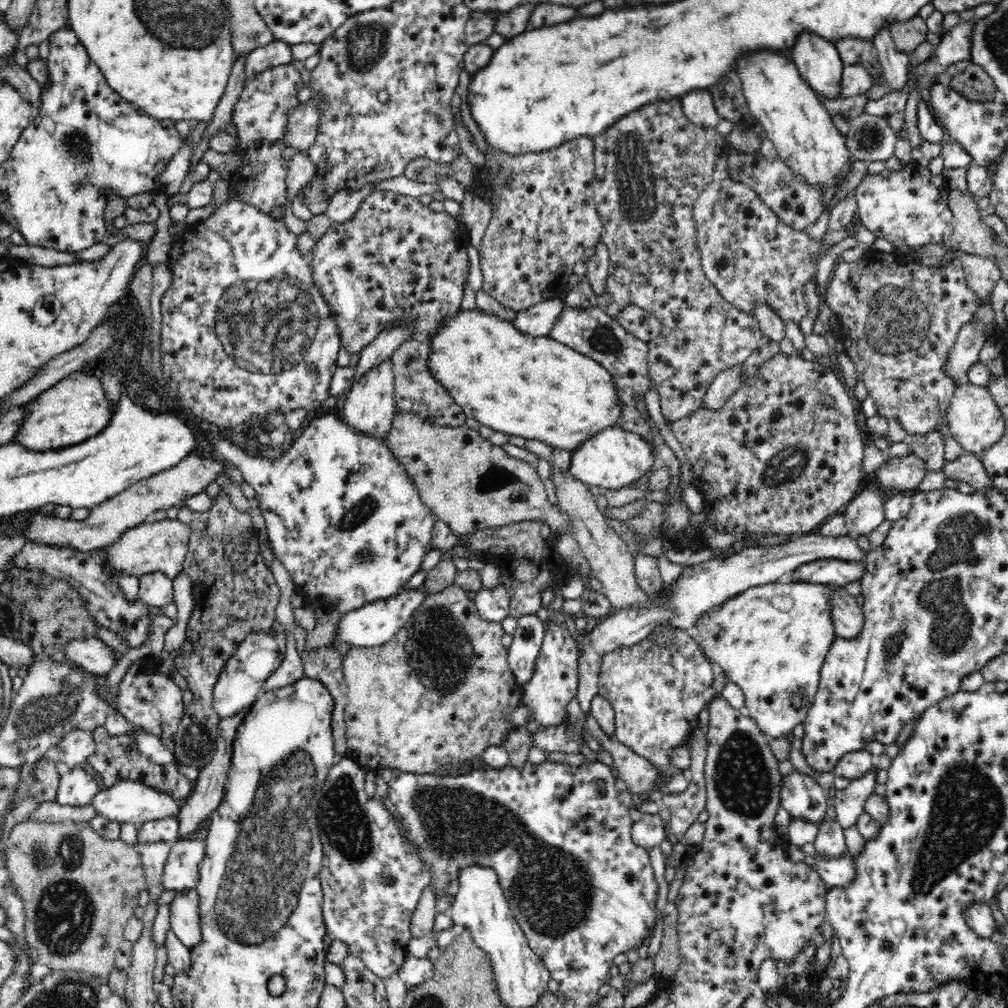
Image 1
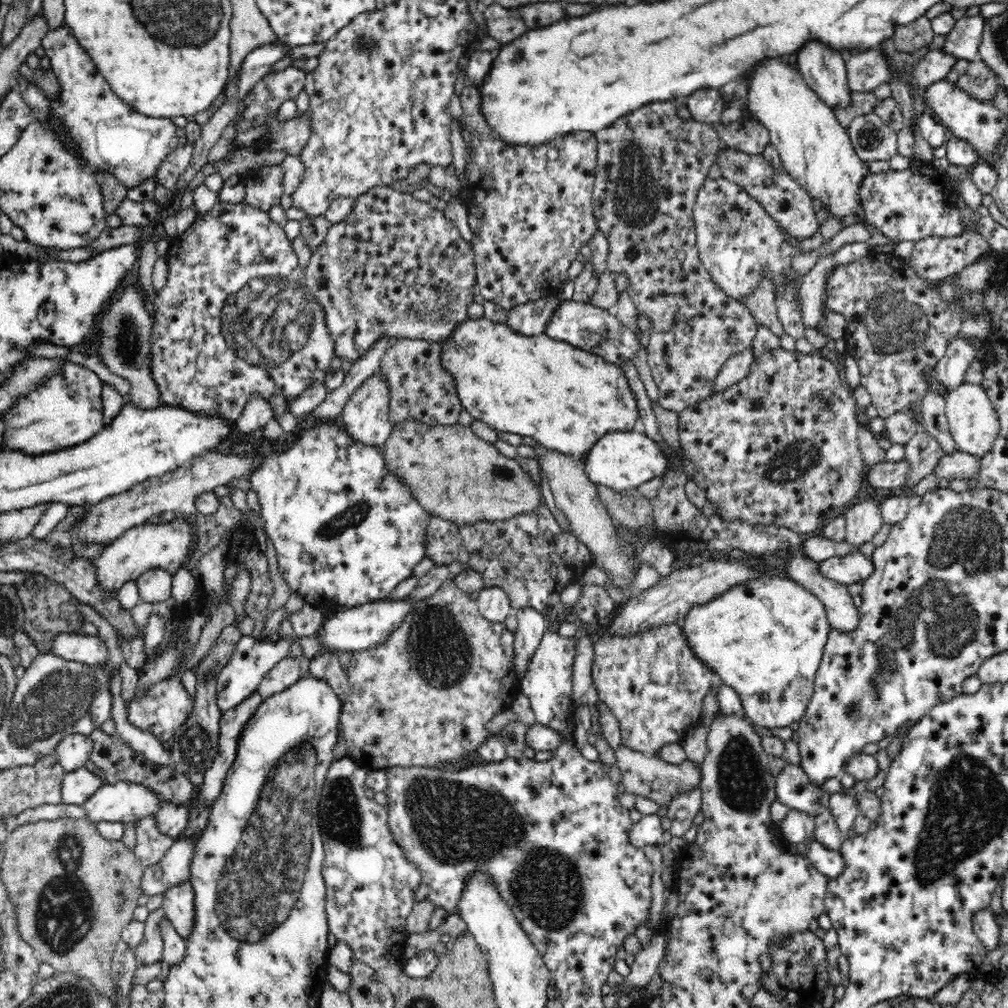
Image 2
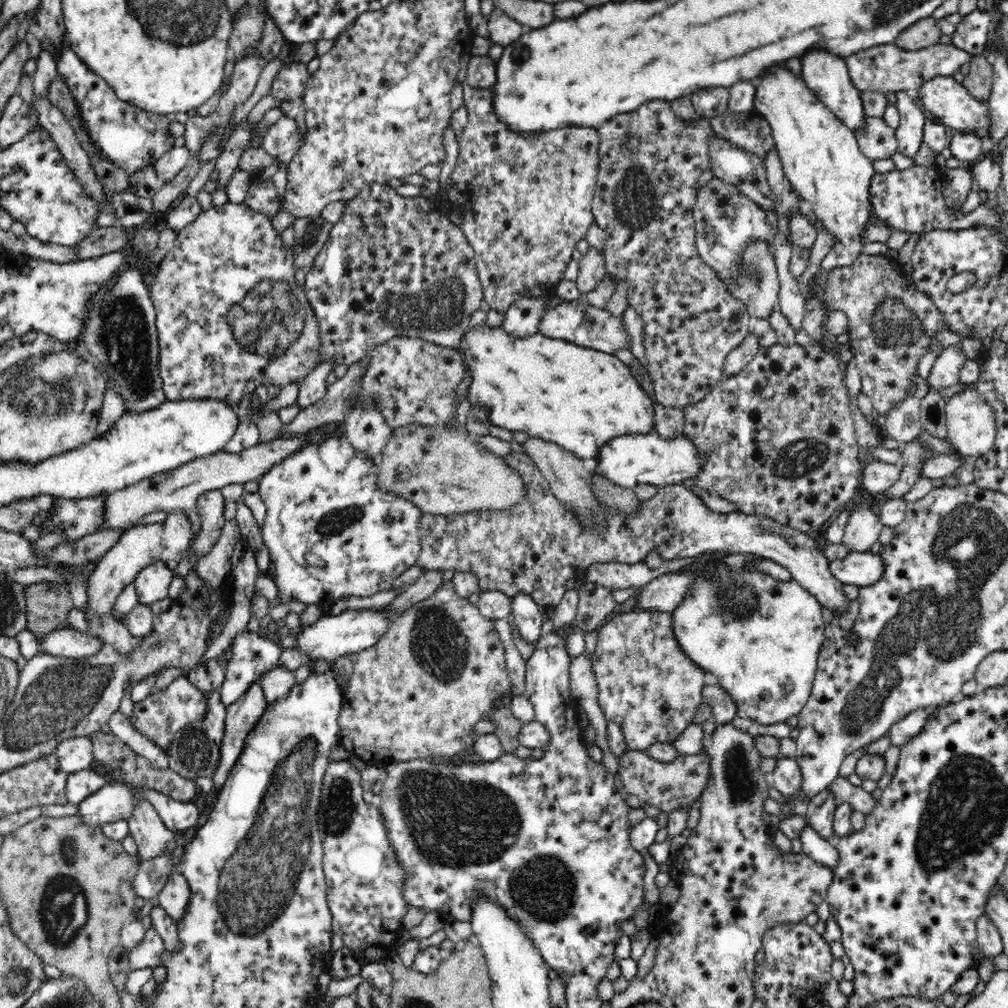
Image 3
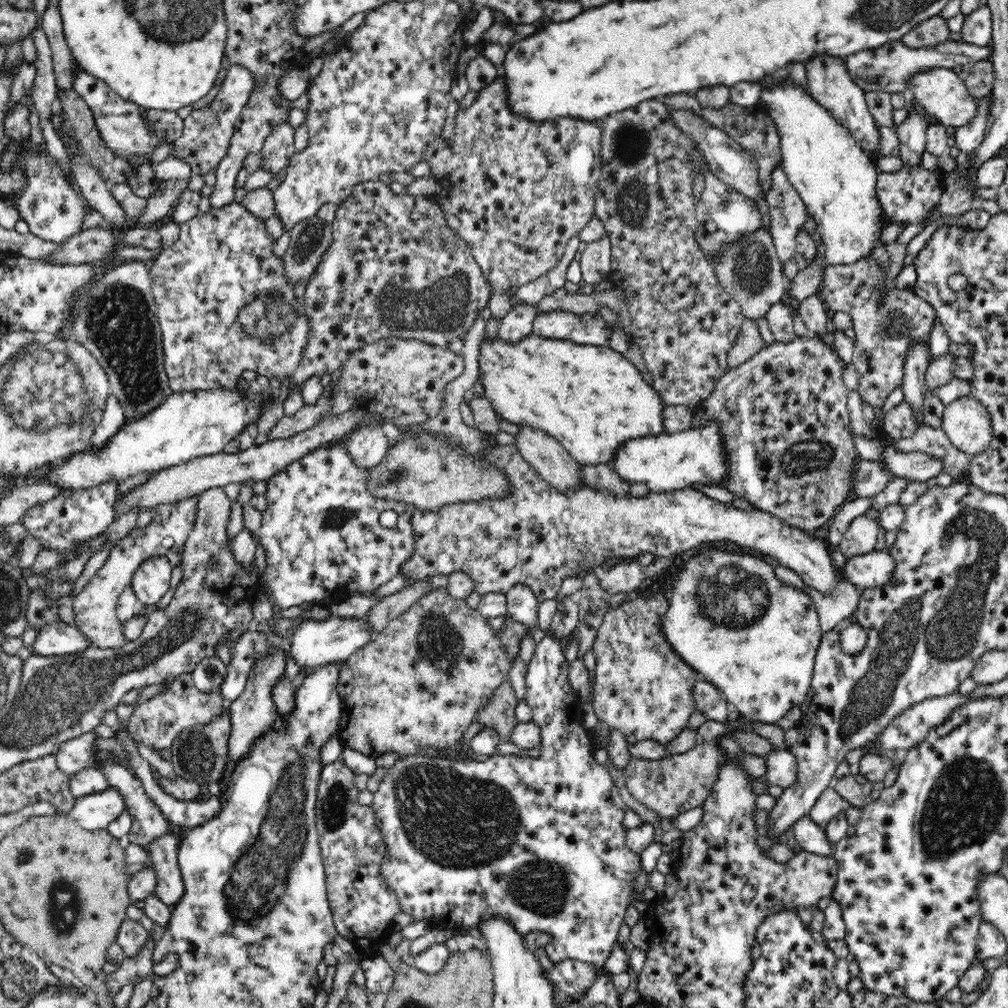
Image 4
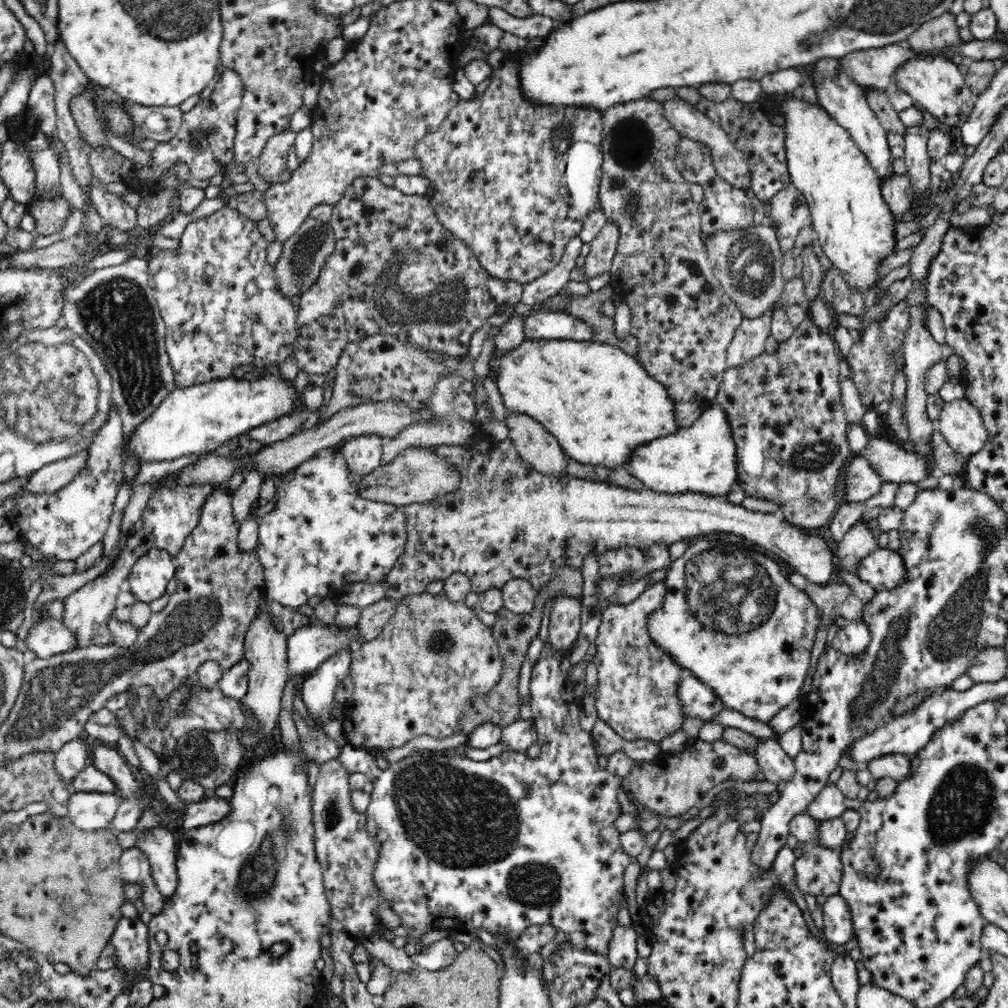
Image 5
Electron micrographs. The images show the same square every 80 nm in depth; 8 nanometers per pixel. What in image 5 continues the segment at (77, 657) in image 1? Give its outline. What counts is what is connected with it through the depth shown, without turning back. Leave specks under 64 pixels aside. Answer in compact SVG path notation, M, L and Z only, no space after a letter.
M42 617L30 628L26 645L37 657L48 658L74 649L76 637L62 619Z

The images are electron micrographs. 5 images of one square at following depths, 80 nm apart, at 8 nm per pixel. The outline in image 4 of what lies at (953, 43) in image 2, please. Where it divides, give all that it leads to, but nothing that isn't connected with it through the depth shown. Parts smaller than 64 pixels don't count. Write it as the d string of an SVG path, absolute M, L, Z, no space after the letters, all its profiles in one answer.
M983 3L981 8L965 16L961 30L961 42L978 47L990 46L992 44L992 28L993 19L991 11Z

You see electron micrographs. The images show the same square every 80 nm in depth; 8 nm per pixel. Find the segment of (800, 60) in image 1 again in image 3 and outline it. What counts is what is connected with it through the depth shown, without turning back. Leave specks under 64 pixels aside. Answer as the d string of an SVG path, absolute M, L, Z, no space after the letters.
M810 50L800 57L802 66L802 79L807 87L818 99L848 128L855 132L865 124L866 115L863 111L860 90L850 78L845 59L822 50Z

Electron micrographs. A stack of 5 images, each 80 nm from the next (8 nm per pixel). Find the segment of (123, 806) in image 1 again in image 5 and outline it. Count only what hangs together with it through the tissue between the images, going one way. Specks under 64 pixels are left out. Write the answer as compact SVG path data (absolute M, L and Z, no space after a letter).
M71 790L68 814L75 828L84 832L111 828L120 797L116 793Z

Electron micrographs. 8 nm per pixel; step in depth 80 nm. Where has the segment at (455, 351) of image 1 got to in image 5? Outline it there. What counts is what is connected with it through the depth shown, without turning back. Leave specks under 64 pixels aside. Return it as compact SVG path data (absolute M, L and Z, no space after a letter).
M524 339L522 344L514 347L510 353L493 353L489 360L489 368L495 372L495 382L502 395L502 400L507 412L519 412L520 414L529 414L534 420L537 420L544 428L556 437L559 446L563 449L566 456L586 465L604 466L615 469L626 467L630 462L632 451L640 446L646 446L645 442L653 441L661 436L668 436L670 433L678 432L673 408L674 401L670 398L666 387L652 378L646 369L630 355L627 355L619 347L600 343L598 341L578 342L575 340L544 340L544 339Z

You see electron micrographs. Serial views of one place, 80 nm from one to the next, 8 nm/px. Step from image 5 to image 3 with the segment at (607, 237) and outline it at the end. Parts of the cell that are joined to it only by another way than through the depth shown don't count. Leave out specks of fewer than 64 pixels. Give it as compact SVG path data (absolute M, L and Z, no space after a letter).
M590 248L584 255L578 255L578 273L576 284L581 296L585 296L594 290L598 283L604 278L605 270L605 251L600 253L596 249Z

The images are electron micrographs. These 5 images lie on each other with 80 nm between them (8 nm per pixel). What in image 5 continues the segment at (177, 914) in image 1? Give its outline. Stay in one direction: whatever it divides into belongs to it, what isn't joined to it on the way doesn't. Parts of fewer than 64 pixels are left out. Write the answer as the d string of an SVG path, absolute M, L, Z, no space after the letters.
M163 827L140 834L136 846L150 861L152 876L160 894L170 898L178 888L176 856L178 846L174 834Z

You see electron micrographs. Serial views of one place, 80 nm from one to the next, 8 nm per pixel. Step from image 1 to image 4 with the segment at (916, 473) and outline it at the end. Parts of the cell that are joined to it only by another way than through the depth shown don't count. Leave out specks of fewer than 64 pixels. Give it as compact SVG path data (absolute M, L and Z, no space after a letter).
M859 460L852 480L856 499L872 498L883 492L891 482L892 475L881 462Z

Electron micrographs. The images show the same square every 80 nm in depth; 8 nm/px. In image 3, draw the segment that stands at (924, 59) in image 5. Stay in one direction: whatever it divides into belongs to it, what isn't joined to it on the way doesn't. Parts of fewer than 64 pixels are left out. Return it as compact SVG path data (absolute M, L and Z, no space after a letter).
M952 75L936 76L936 78L930 78L928 82L922 82L917 101L933 121L953 128L957 132L975 132L983 138L984 142L990 138L992 123L990 123L991 117L985 102L974 98L969 90L962 83L958 83Z

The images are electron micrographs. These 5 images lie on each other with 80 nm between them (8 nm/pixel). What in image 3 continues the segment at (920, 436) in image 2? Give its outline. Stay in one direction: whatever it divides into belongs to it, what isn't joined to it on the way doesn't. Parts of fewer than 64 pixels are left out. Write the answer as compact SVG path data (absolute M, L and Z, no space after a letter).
M918 439L903 443L901 447L901 474L900 479L888 491L887 500L898 500L912 489L912 486L921 478L923 465L932 459L935 454L927 446L923 446Z

